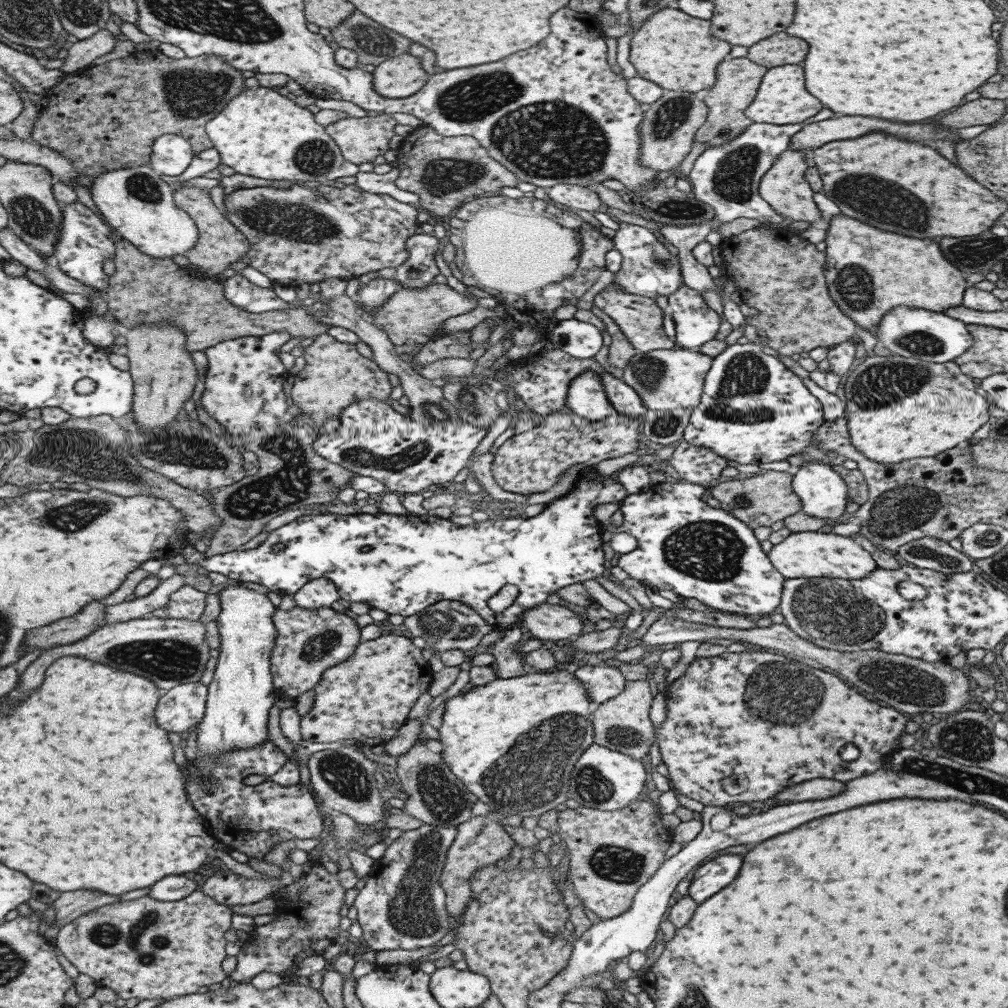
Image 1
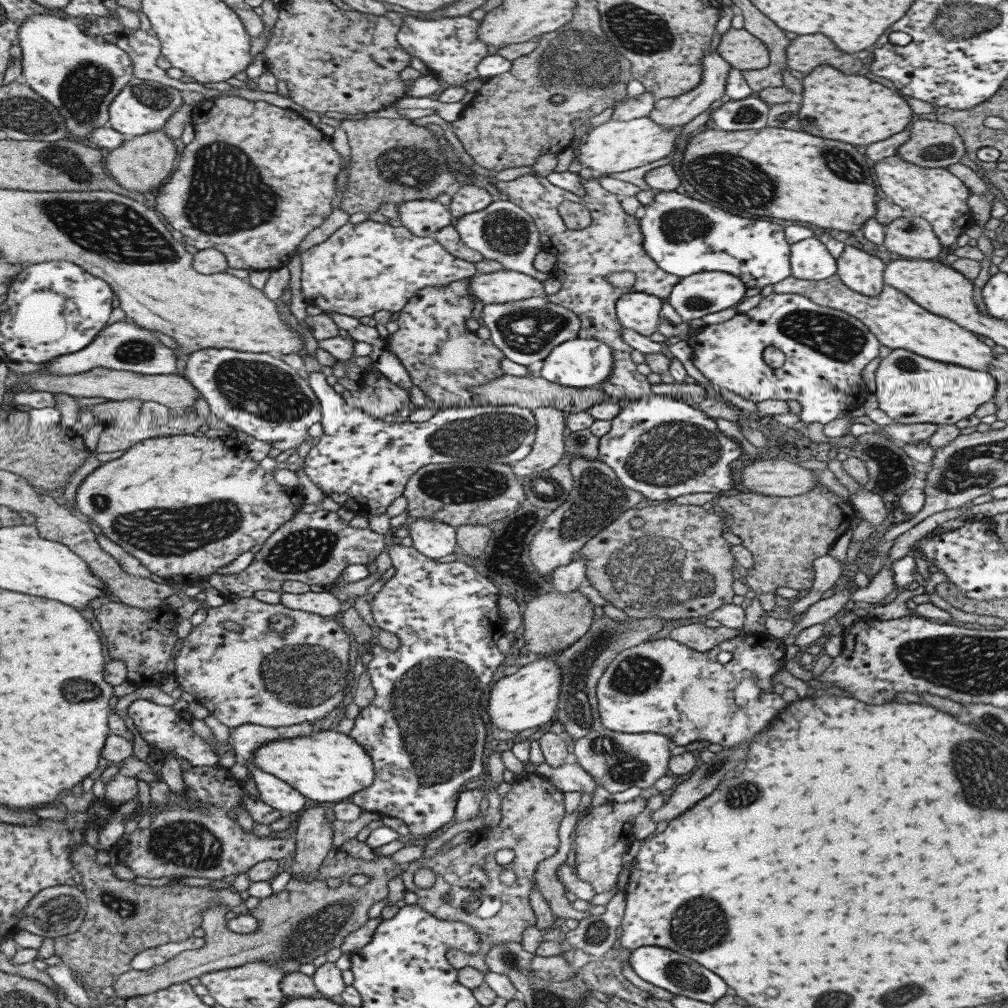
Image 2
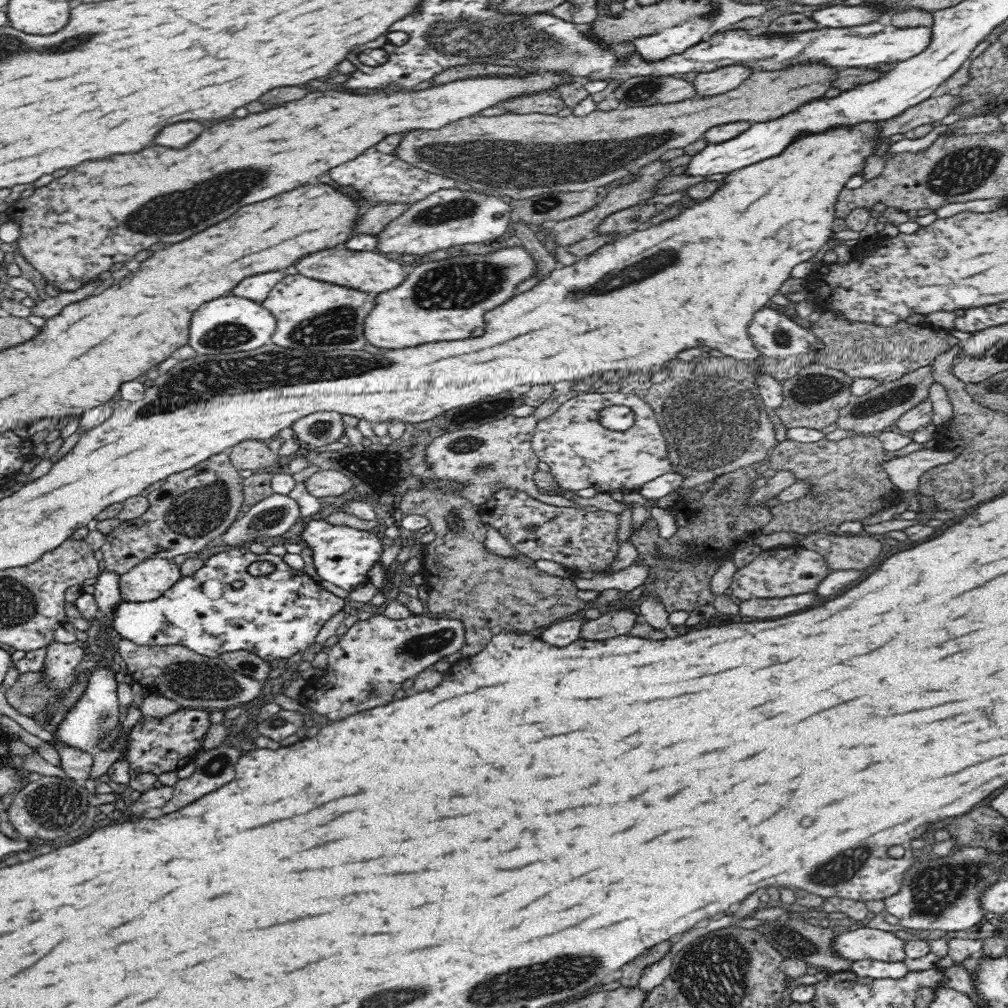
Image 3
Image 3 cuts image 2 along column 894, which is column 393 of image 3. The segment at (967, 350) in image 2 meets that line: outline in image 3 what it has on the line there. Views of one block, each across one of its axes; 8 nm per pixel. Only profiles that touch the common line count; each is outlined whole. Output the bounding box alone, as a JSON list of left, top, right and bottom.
[364,247,536,350]

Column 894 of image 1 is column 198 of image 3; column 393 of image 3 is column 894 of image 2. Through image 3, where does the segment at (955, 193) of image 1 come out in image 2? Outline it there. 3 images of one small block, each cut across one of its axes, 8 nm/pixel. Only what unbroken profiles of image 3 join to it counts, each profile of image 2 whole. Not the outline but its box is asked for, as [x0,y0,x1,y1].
[797,66,915,146]

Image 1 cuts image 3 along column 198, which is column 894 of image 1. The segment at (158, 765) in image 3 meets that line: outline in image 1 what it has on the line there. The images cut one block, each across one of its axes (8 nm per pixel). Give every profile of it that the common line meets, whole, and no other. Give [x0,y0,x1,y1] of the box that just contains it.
[654,650,907,809]

